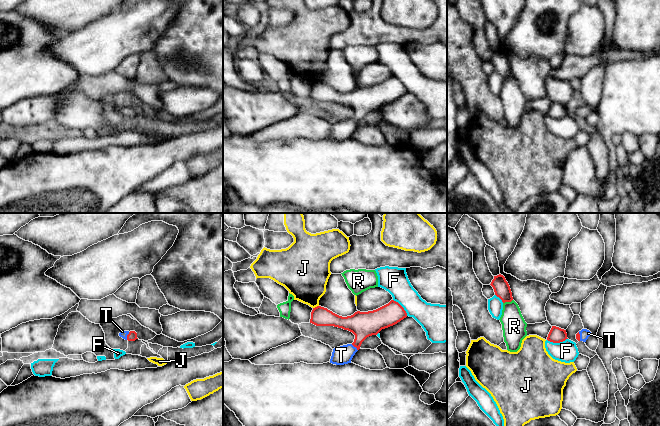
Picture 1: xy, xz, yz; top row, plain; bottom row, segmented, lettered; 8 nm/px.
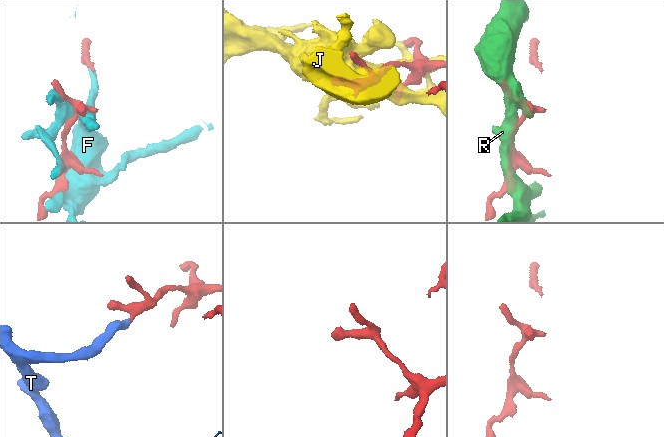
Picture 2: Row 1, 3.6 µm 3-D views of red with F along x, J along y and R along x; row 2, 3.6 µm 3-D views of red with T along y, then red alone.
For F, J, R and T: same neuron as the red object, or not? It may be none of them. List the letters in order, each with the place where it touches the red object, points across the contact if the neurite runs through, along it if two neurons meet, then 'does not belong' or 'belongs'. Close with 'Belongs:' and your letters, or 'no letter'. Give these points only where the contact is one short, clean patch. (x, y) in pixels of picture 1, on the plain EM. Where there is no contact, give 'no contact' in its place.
F: contact yz (557, 118); does not belong
J: contact xz (315, 83); does not belong
R: contact yz (507, 77); border yz (512, 75), (503, 79); does not belong
T: contact xy (127, 112); way xy (132, 112), (127, 112), (123, 110); belongs
Belongs: T

